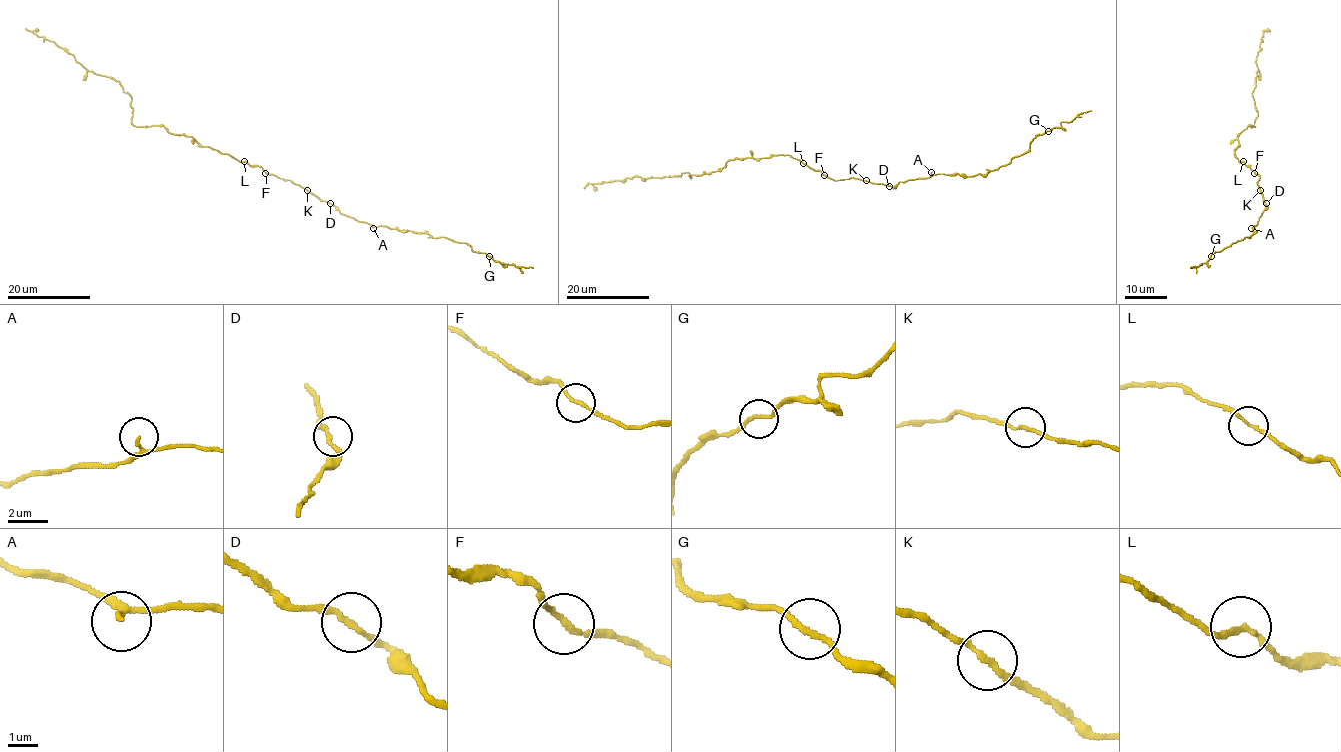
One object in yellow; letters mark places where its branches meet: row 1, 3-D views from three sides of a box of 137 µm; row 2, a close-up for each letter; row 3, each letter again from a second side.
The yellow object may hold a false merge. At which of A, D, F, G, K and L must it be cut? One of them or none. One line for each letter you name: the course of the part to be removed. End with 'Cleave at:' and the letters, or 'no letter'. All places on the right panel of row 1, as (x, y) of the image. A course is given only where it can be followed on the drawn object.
Cleave at: no letter

